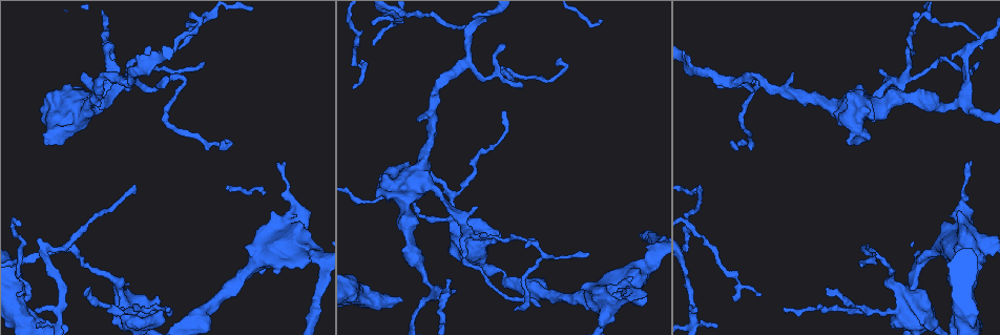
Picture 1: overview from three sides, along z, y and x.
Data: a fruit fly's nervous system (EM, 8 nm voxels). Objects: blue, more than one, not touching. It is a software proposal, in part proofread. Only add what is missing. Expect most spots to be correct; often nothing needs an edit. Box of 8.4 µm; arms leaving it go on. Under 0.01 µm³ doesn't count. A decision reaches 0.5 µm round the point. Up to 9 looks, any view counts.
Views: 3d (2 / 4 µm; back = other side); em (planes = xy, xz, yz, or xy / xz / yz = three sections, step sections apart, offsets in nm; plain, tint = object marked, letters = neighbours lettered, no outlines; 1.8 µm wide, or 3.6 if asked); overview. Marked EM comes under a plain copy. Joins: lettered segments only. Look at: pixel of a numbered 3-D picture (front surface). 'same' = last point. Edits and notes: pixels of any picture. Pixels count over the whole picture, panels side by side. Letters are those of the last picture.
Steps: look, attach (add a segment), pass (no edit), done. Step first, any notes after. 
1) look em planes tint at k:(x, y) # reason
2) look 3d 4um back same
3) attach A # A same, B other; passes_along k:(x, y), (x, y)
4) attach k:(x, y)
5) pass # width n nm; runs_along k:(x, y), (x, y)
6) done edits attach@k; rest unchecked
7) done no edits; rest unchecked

look em planes tint at 1:(961, 102) # thin neck

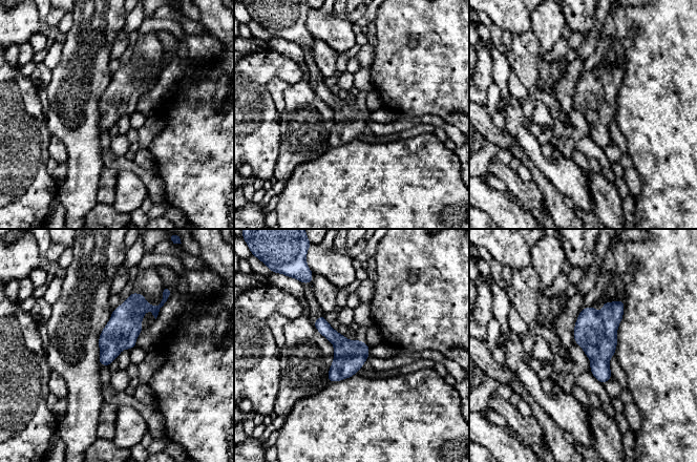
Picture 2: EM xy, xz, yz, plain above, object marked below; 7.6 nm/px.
look em planes letters same # what lies round it

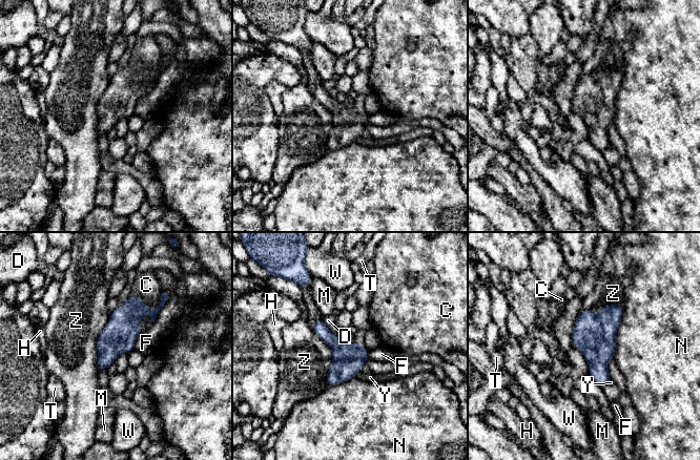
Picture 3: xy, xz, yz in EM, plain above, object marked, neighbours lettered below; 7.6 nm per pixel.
pass # width 240 nm; C other, D other, F other, H other, M other, N other, T other, W other, Y other, Z other; border 3:(309, 327), (331, 349), (328, 384); none of them fits

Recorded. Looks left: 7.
look 3d 4um back at 1:(869, 108) # branch stops here

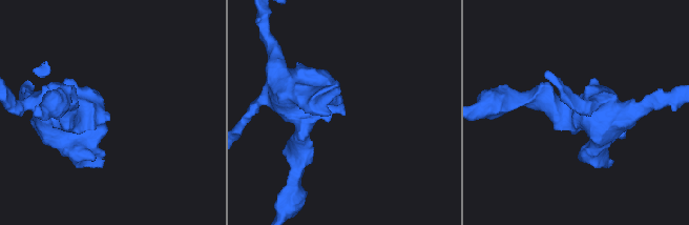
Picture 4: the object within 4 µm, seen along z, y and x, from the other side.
look em 3.6um planes letters at 4:(108, 113) # now the EM

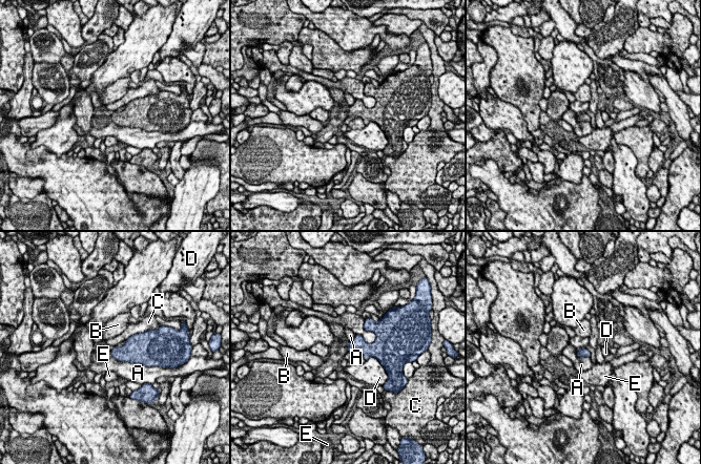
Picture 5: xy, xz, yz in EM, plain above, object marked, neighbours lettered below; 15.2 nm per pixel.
pass # longest_contact A 550 nm; A other, B other, C other, D other, E other; border 5:(144, 331), (132, 334), (124, 340); none of them fits

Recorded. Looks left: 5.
look em planes letters at 1:(85, 72) # an open end

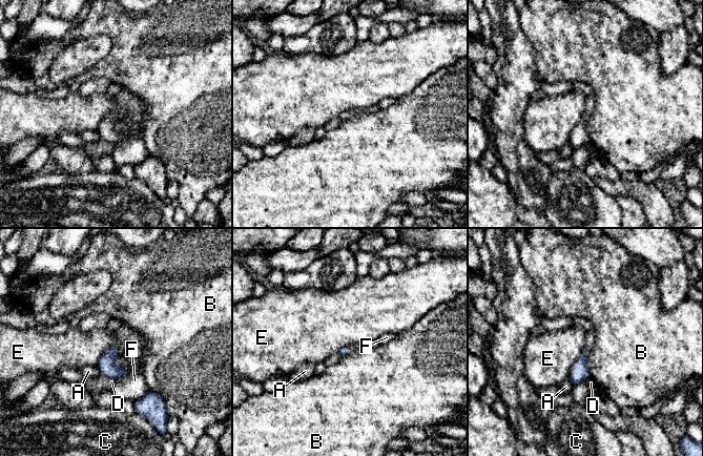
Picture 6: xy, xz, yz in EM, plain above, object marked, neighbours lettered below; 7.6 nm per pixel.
pass # longest_contact E 260 nm; A other, B other, C other, D other, E other, F other; border 6:(584, 347), (567, 376); no lettered segment goes on from it

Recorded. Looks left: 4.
look em xy step 8 tint at 1:(736, 81)

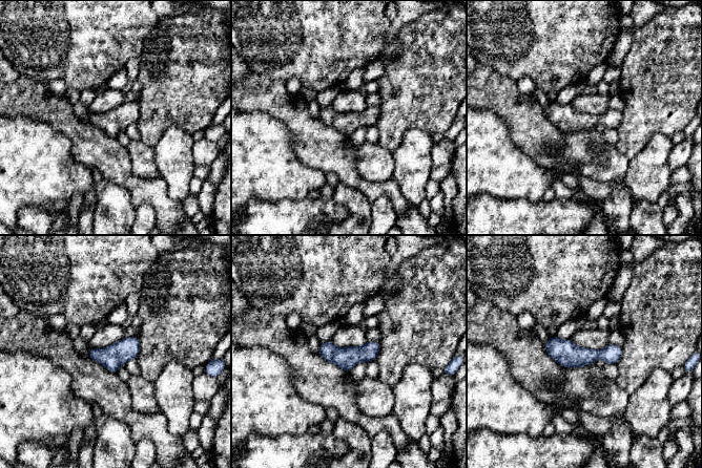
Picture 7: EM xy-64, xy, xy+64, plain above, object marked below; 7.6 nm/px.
look em planes tint same

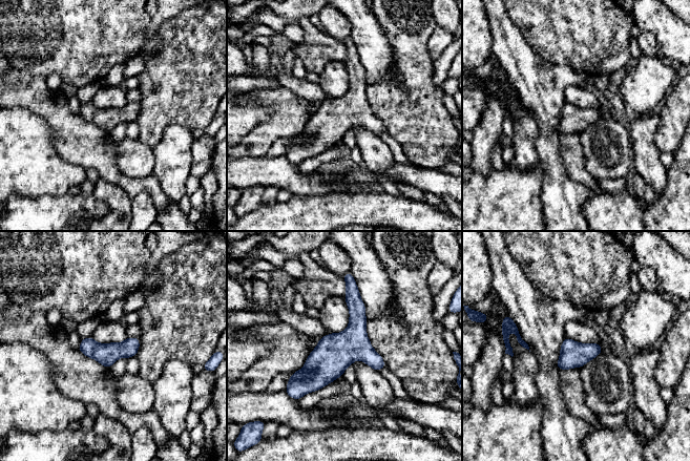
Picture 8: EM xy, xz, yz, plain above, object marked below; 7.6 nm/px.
look em planes letters same

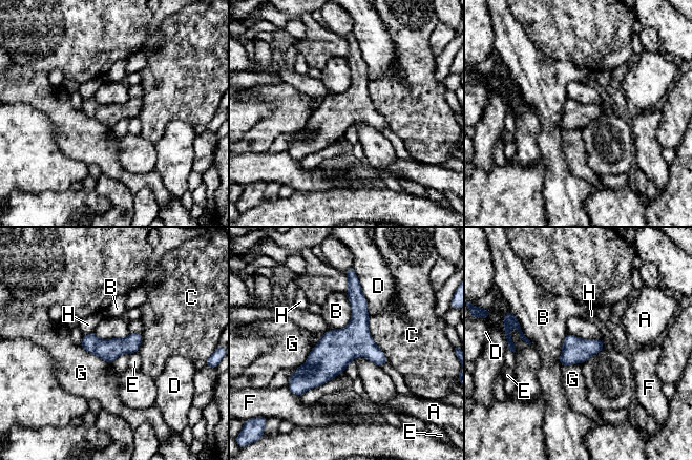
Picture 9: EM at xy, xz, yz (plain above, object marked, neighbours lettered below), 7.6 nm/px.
pass # longest_contact C 380 nm; A other, B other, C other, D other, E other, F other, G other, H other; border 9:(80, 344), (109, 364); none of them fits

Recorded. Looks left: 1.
done no edits; rest unchecked

